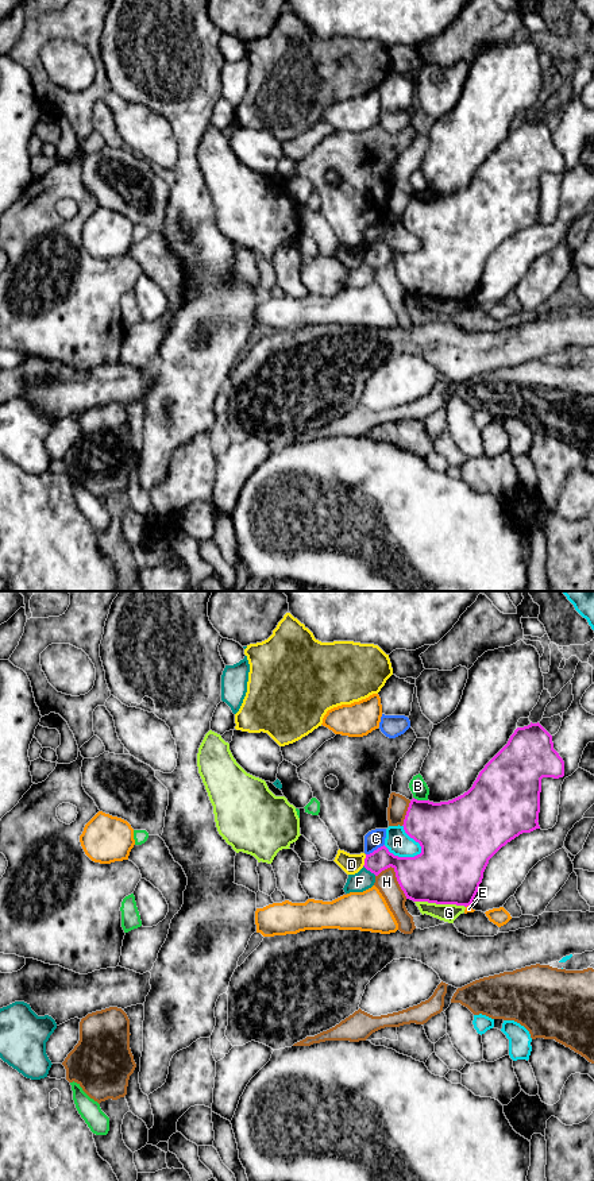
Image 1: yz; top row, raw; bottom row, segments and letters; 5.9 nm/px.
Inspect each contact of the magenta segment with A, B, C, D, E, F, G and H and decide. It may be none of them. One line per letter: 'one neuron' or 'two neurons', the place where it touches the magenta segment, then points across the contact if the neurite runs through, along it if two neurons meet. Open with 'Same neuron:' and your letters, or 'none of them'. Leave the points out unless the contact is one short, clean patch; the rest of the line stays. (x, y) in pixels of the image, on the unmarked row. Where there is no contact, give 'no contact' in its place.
Same neuron: none of them
A: two neurons | yz (402, 253)
B: two neurons | yz (420, 196)
C: two neurons | yz (374, 246)
D: two neurons | yz (365, 255) | along yz (366, 250), (362, 261)
E: two neurons | yz (467, 300)
F: two neurons | yz (370, 266)
G: two neurons | yz (440, 298)
H: two neurons | yz (396, 270)

